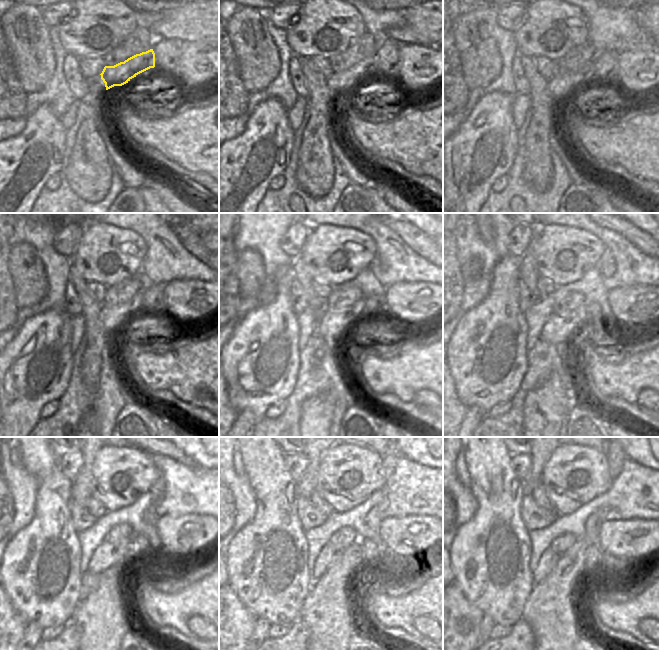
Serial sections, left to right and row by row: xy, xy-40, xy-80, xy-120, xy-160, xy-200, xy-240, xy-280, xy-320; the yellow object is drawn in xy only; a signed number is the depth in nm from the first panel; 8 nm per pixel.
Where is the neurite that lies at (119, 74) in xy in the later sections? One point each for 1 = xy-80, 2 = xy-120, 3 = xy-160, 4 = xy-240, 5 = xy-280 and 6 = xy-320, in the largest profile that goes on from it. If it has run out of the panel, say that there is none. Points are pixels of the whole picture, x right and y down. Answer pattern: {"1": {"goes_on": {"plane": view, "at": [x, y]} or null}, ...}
{"1": {"goes_on": {"plane": "xy-80", "at": [560, 87]}}, "2": {"goes_on": {"plane": "xy-120", "at": [111, 319]}}, "3": {"goes_on": {"plane": "xy-160", "at": [332, 324]}}, "4": {"goes_on": {"plane": "xy-240", "at": [107, 554]}}, "5": {"goes_on": {"plane": "xy-280", "at": [328, 554]}}, "6": {"goes_on": {"plane": "xy-320", "at": [549, 559]}}}

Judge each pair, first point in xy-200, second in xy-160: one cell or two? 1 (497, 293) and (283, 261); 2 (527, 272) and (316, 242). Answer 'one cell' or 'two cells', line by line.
1: two cells
2: two cells

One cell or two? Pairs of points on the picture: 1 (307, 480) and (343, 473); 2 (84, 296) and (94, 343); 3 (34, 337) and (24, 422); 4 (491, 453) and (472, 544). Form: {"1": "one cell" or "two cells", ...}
{"1": "two cells", "2": "one cell", "3": "one cell", "4": "one cell"}

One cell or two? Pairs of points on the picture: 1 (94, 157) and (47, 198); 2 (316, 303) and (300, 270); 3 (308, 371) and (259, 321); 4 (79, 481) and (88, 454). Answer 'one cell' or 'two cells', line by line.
1: two cells
2: one cell
3: two cells
4: one cell

